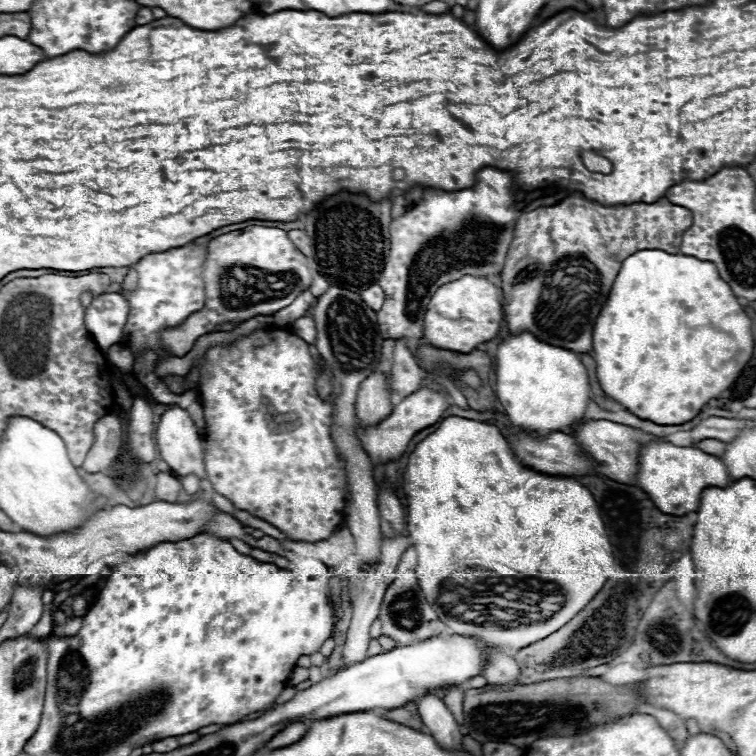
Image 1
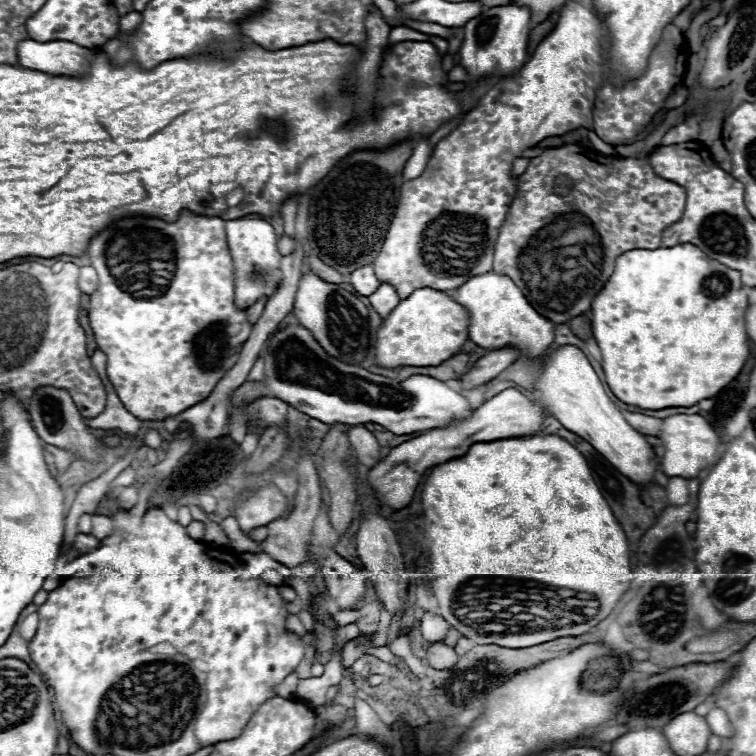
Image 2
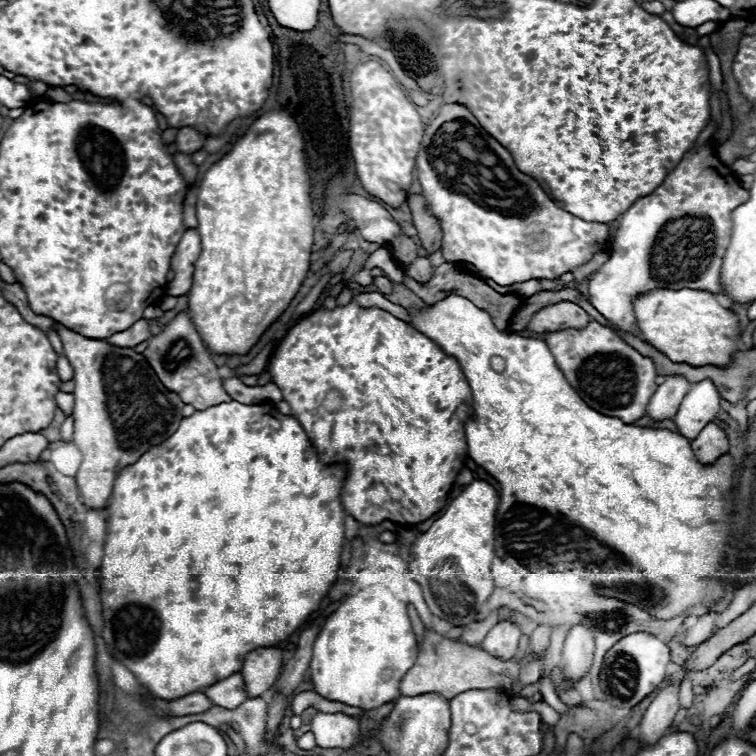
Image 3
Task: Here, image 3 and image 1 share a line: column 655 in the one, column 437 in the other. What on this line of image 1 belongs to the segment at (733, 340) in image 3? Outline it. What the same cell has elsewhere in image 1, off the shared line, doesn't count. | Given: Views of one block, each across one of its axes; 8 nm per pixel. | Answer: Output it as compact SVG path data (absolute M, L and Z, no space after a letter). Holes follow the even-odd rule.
M466 276L440 286L432 296L424 316L424 340L444 350L474 350L478 344L498 336L502 320L504 308L500 288L488 278Z

